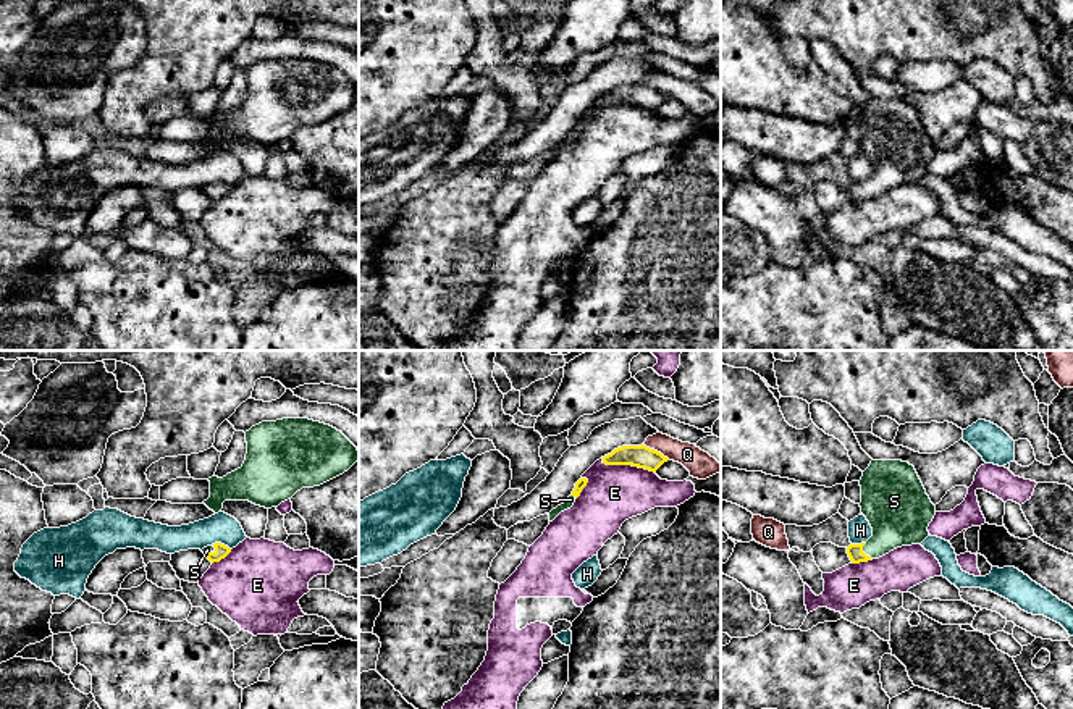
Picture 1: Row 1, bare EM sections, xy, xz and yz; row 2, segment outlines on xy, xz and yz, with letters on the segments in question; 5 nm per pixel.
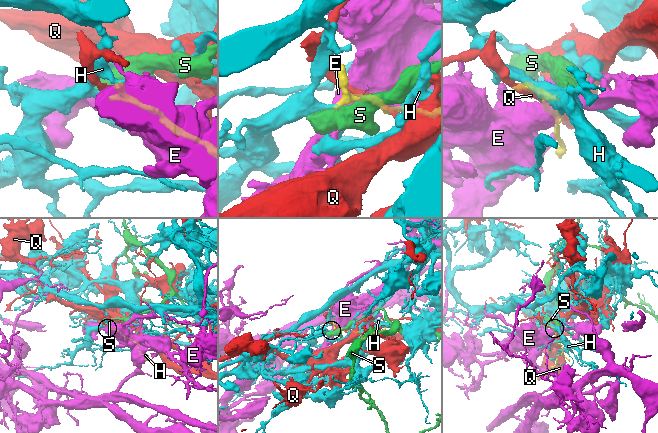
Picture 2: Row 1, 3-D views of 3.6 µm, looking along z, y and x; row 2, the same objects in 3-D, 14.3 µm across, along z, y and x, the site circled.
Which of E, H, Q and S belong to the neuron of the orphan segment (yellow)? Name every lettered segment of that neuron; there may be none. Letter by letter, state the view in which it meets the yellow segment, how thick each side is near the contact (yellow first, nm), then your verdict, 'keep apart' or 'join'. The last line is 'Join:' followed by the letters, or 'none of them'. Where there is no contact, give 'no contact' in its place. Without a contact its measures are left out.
E: xz | 110/280 nm | keep apart
H: xy | 70/150 nm | keep apart
Q: xz | 110/140 nm | keep apart
S: yz | 80/280 nm | join
Join: S

